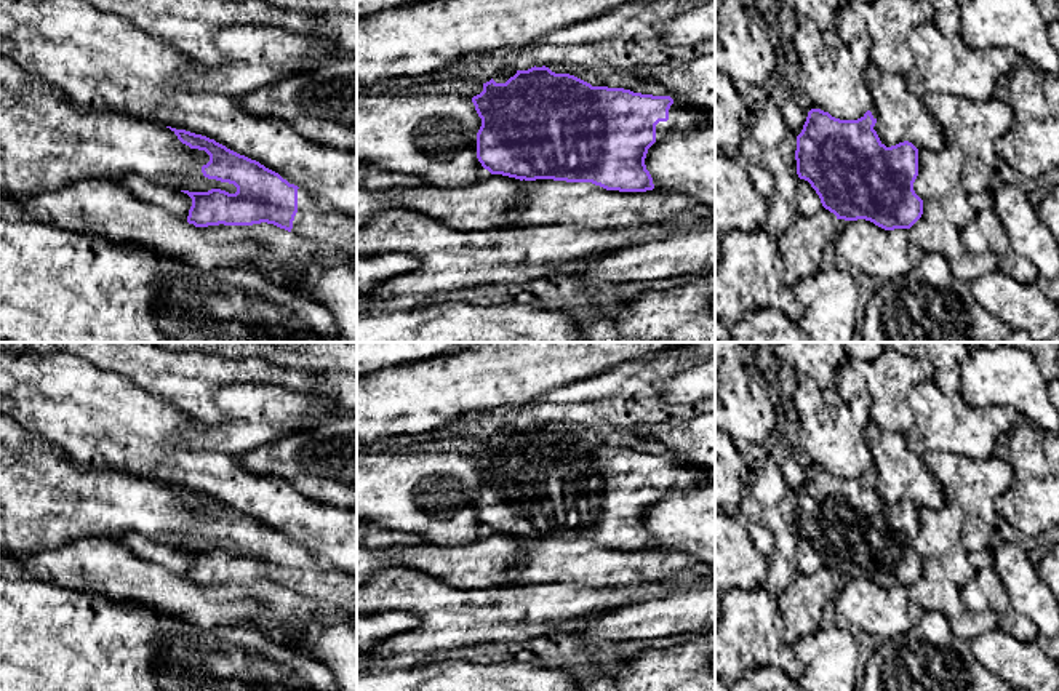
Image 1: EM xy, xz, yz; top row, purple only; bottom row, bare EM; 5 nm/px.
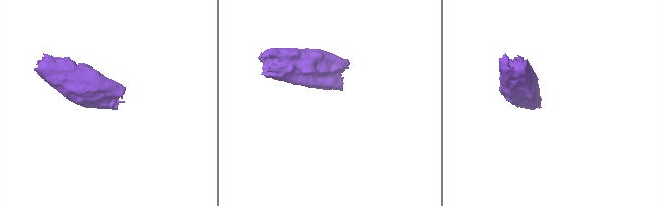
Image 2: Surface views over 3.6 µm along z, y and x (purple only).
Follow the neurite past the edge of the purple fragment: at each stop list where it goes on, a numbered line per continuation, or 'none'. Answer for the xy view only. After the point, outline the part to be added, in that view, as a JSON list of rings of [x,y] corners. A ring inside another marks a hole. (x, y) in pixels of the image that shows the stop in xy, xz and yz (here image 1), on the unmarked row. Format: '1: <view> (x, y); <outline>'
1: xy (314, 579); [[[301,545],[298,547],[298,571],[291,590],[357,614],[357,577],[331,565],[320,563]]]

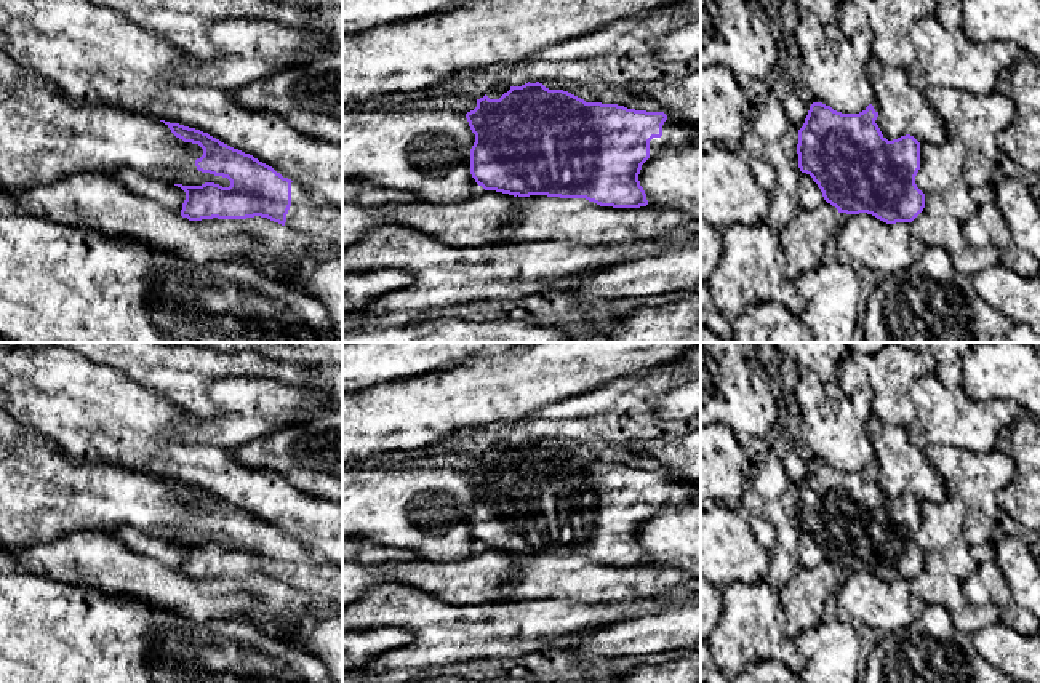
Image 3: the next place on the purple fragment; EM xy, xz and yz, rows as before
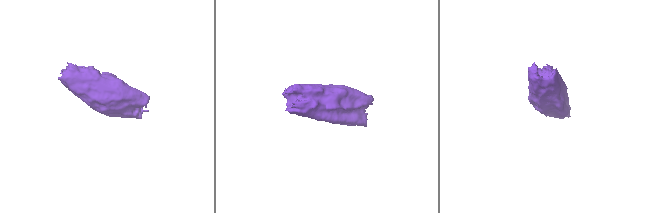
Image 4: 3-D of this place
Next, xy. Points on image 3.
1: xy (308, 573); [[[294,539],[291,541],[291,565],[285,584],[334,600],[342,606],[342,566],[314,557]]]

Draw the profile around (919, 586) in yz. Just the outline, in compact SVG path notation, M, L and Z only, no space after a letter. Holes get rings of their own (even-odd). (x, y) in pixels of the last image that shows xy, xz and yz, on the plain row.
M925 552L923 569L909 584L917 600L925 605L941 605L960 632L973 635L1000 621L994 603L976 606L965 598L962 582L949 571L938 552Z

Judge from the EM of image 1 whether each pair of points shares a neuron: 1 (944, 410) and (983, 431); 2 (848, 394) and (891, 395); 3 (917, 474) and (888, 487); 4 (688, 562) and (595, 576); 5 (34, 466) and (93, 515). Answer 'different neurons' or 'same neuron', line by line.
1: same neuron
2: same neuron
3: same neuron
4: same neuron
5: same neuron

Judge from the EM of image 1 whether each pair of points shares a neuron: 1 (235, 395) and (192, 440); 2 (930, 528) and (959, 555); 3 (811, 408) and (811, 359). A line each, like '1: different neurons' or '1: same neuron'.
1: same neuron
2: same neuron
3: different neurons

